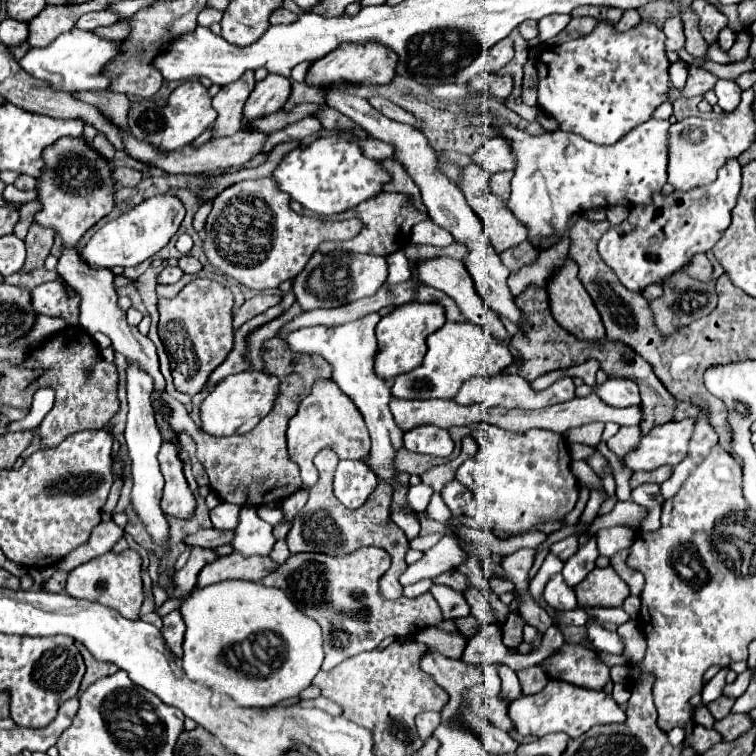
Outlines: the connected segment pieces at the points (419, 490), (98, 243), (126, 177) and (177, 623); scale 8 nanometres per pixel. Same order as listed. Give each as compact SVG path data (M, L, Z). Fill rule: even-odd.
M417 484L409 486L407 500L415 511L424 511L427 508L427 504L429 504L429 500L431 500L431 494L433 494L431 486Z
M157 194L153 198L143 200L129 212L121 214L117 220L107 222L103 228L99 228L83 248L81 256L95 268L137 266L143 260L157 254L171 240L171 236L179 230L183 218L185 218L185 206L177 196Z
M123 166L123 168L113 170L113 178L117 186L137 186L143 180L143 172Z
M179 610L169 612L167 616L163 616L163 638L167 642L167 646L173 650L173 654L183 656L183 636L185 636L185 622Z

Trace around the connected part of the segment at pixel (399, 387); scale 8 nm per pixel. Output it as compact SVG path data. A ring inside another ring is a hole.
M445 322L427 338L427 354L421 368L395 378L391 394L395 398L453 398L471 376L495 376L513 360L507 342L487 334L475 322Z

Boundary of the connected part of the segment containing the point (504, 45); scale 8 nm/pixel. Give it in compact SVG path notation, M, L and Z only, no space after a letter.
M503 38L501 42L497 42L491 50L489 50L489 62L487 62L487 70L489 72L499 72L505 64L509 64L513 58L513 40L511 38Z

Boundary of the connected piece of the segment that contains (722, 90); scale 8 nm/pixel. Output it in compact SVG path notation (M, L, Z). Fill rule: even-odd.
M719 78L719 82L715 84L715 94L717 94L717 98L719 98L719 106L725 110L725 112L733 112L737 106L739 106L739 102L741 102L741 88L739 88L739 84L735 82L735 80L725 80L725 78Z

